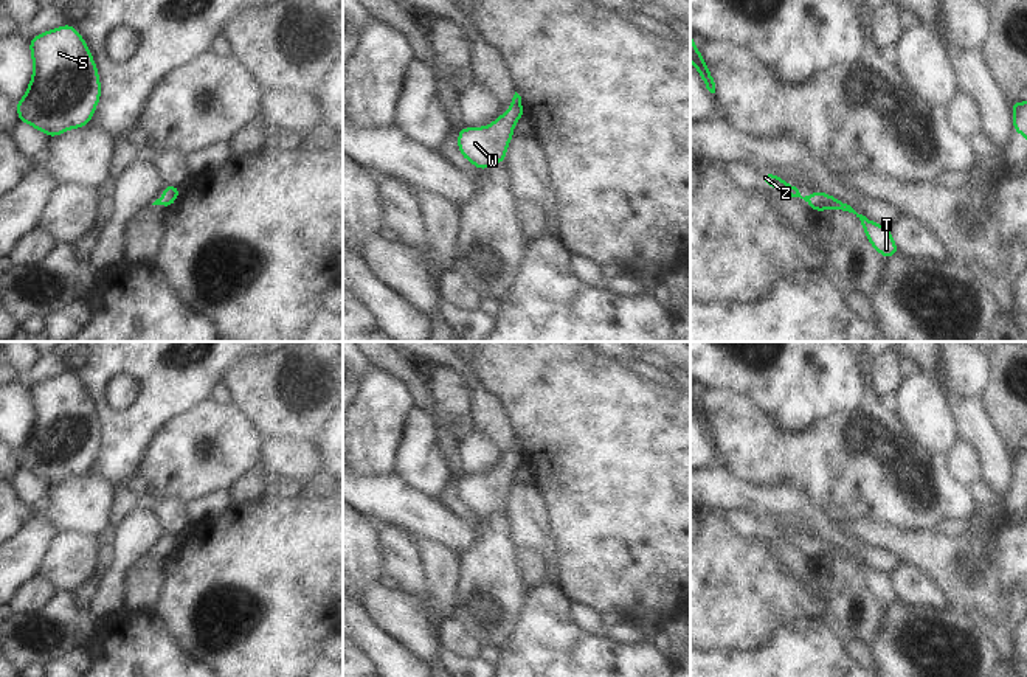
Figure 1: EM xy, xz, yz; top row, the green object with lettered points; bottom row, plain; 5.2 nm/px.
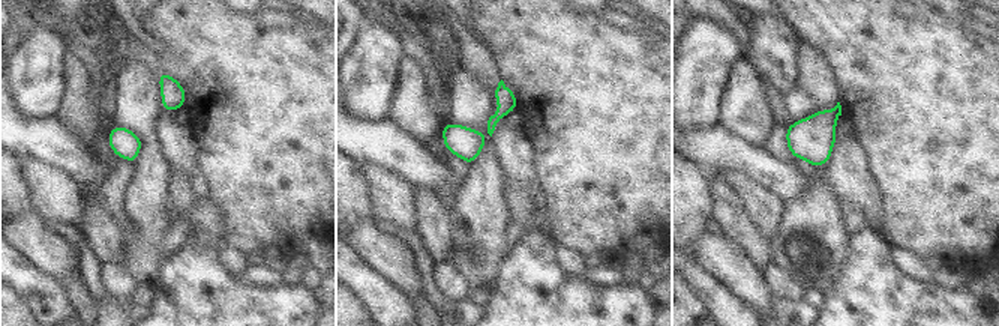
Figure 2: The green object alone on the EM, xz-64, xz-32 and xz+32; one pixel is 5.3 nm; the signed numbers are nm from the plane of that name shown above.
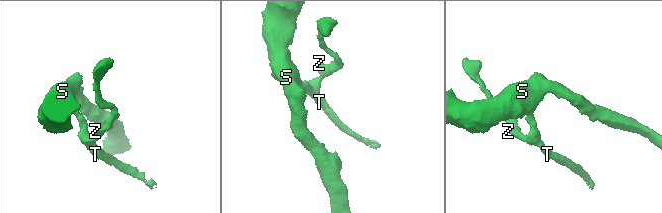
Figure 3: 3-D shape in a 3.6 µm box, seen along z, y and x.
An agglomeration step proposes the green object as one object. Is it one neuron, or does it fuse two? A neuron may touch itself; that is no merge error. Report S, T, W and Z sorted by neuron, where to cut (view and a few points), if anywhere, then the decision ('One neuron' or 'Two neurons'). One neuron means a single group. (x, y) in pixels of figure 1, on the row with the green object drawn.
Groups: S T W Z. No split. One neuron.

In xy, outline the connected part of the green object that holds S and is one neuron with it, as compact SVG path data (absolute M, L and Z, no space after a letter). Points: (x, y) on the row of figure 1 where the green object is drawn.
M64 26L40 33L29 39L33 76L26 92L16 102L17 118L54 138L67 130L90 126L92 115L101 99L101 79L95 59L79 31Z

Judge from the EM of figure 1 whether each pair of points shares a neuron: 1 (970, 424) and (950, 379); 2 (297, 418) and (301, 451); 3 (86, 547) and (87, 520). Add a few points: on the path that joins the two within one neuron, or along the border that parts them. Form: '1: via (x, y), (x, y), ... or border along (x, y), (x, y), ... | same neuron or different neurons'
1: border along (945, 395), (965, 395), (979, 399) | different neurons
2: border along (262, 438), (292, 437), (309, 441) | different neurons
3: border along (59, 531), (79, 531), (101, 539) | different neurons

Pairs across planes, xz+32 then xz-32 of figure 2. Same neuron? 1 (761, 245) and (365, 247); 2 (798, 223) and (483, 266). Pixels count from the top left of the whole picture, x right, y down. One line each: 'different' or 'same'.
1: different
2: same

